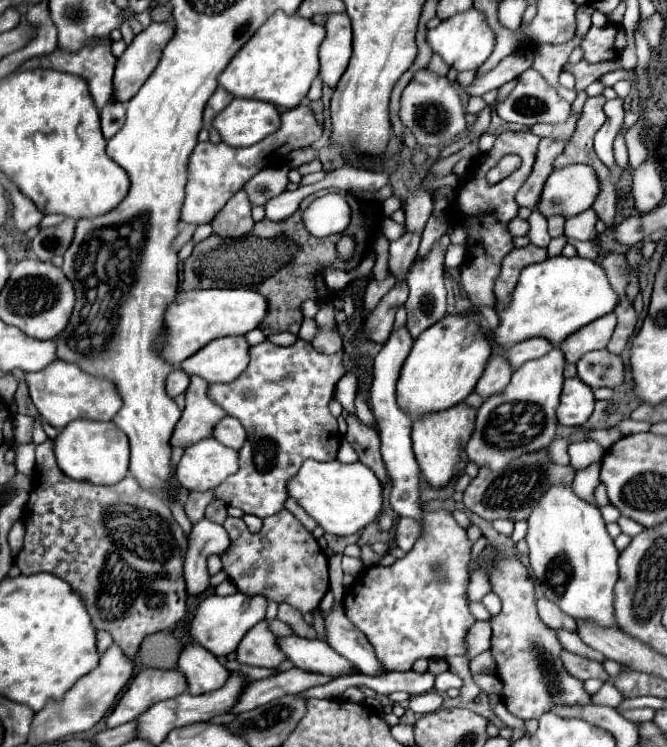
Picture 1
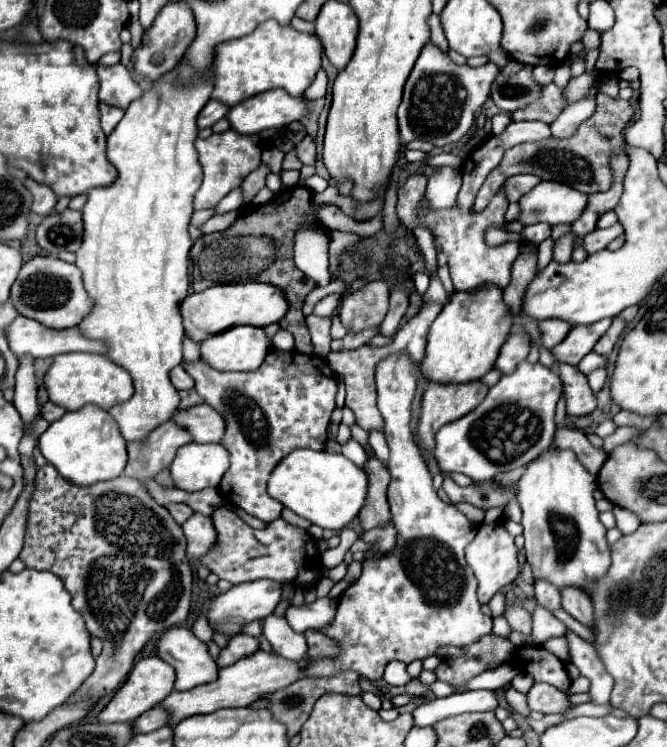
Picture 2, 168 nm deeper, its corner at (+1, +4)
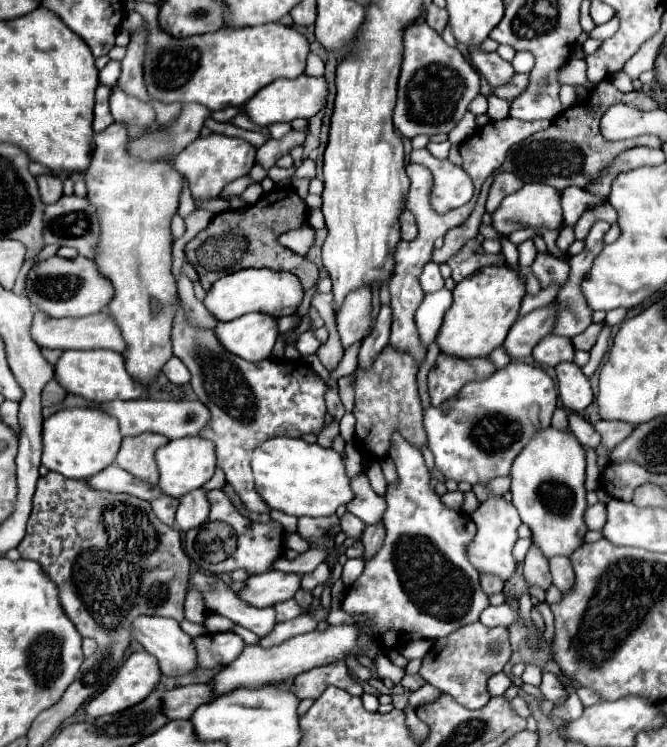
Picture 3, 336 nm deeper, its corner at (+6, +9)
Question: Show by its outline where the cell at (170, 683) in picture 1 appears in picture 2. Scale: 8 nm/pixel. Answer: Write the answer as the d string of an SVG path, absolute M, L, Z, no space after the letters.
M156 655L140 659L134 665L134 669L130 671L126 683L116 691L116 695L112 697L112 701L102 709L102 713L98 715L98 719L102 723L130 723L130 721L138 719L138 715L142 715L144 711L152 709L164 697L170 695L170 691L174 689L174 679L176 679L174 669L168 663L164 663L162 659L158 659Z

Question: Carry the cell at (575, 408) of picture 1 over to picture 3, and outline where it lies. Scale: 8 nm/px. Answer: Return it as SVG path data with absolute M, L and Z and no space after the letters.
M561 362L555 366L555 372L563 406L573 412L585 410L593 400L593 392L581 368L575 362Z

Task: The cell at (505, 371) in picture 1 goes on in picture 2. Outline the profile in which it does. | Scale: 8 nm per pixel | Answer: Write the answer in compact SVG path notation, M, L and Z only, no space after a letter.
M510 335L500 349L500 355L494 363L494 369L498 369L502 375L508 375L510 371L516 369L516 365L520 361L526 359L528 351L530 351L528 335Z

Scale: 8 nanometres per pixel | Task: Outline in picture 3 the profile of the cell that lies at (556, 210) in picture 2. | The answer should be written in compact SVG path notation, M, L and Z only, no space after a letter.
M525 184L493 212L493 228L503 236L519 228L559 228L561 222L559 192L547 184Z

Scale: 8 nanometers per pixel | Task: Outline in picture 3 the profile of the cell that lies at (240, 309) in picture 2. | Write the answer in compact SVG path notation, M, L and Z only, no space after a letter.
M243 268L223 276L207 292L205 306L217 316L217 320L235 320L249 312L265 312L271 316L295 314L303 300L303 286L297 276L289 272L275 272L269 268Z

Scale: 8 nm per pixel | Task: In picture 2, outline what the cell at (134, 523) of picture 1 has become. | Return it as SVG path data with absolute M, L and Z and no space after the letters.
M50 463L40 467L34 479L24 547L18 559L22 559L28 569L42 569L58 575L72 595L72 607L84 617L90 635L100 637L104 643L94 673L70 699L88 695L88 691L92 695L116 691L130 673L136 653L148 643L148 639L156 631L182 623L190 611L192 569L190 561L186 561L186 539L182 527L174 523L166 507L154 503L154 497L134 477L120 475L90 487L78 487L60 477Z

